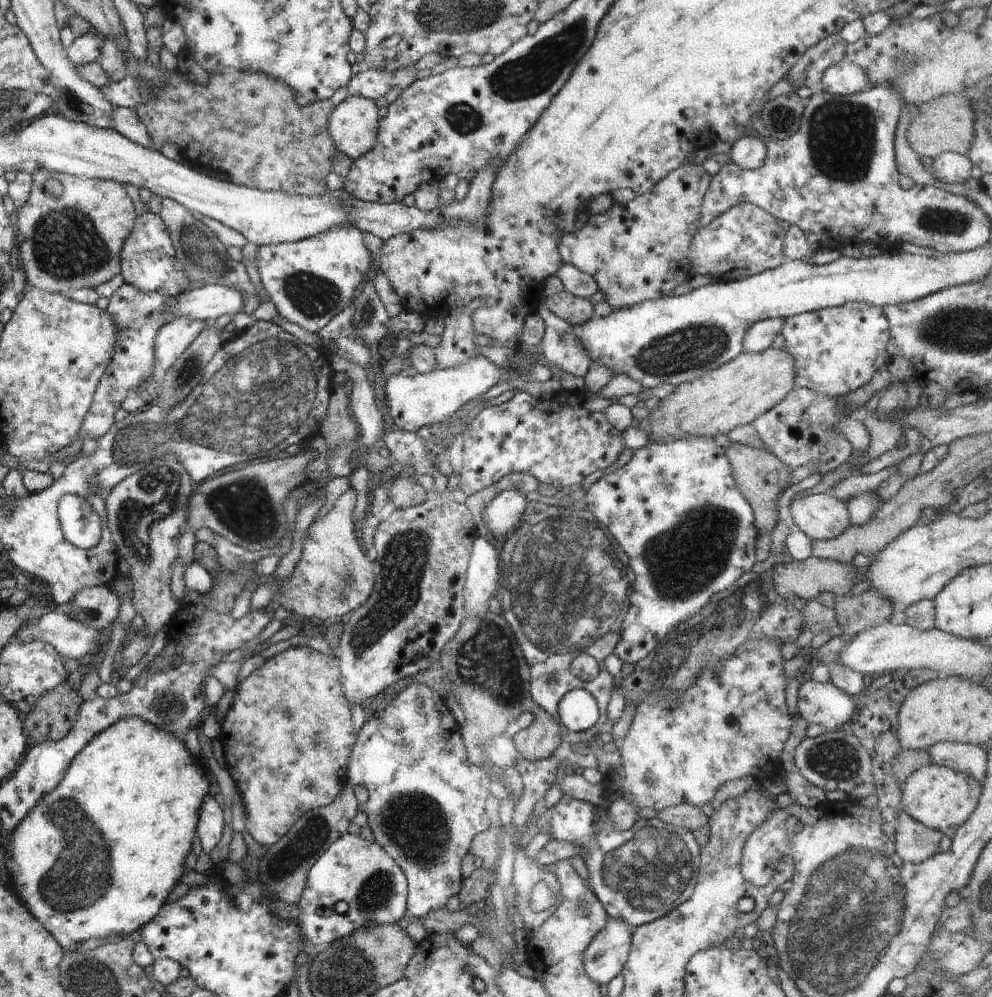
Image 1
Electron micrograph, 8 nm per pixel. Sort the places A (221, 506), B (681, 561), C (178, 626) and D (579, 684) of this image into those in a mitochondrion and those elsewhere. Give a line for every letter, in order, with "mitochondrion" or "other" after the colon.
A: mitochondrion
B: mitochondrion
C: other
D: other

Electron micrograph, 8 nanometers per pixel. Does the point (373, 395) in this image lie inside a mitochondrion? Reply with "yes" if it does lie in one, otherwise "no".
no

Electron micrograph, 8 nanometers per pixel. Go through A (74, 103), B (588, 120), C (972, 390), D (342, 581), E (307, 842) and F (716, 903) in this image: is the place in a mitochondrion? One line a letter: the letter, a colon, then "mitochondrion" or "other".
A: mitochondrion
B: other
C: other
D: mitochondrion
E: mitochondrion
F: other

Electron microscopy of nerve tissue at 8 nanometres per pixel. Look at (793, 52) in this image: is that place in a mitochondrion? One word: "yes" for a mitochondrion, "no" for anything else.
no

